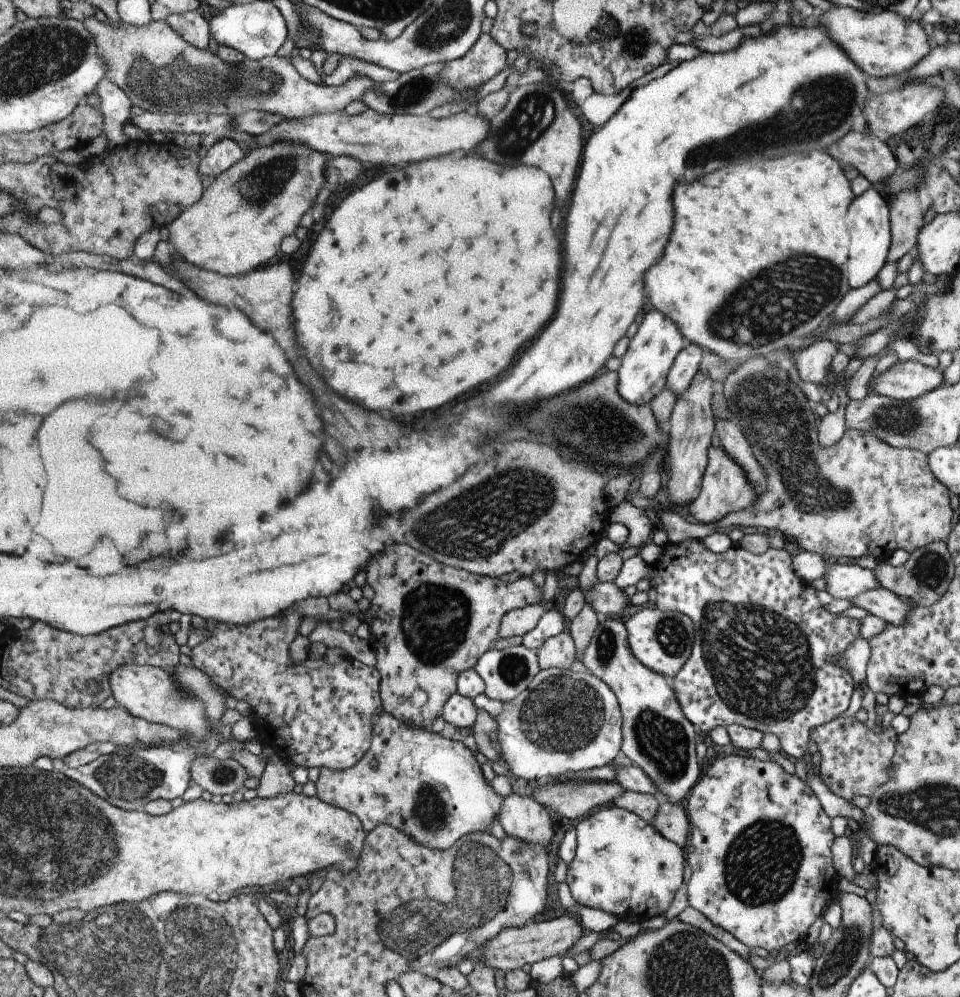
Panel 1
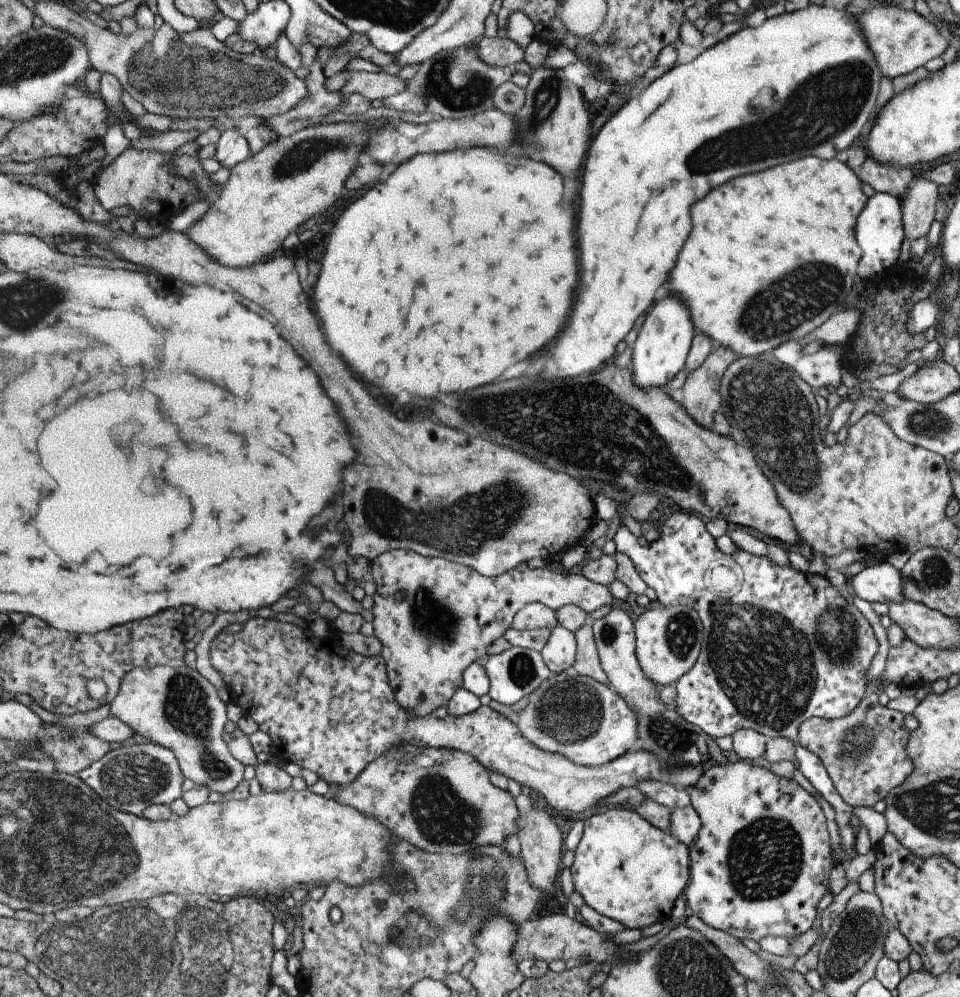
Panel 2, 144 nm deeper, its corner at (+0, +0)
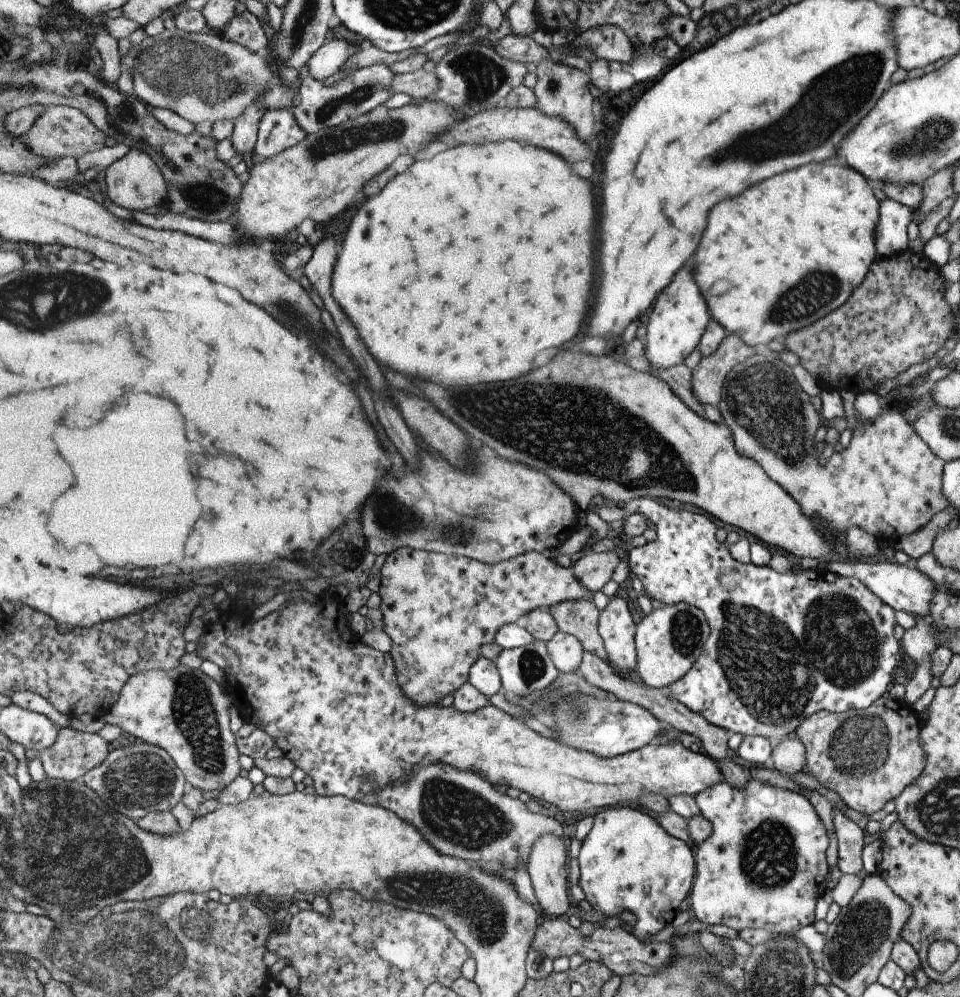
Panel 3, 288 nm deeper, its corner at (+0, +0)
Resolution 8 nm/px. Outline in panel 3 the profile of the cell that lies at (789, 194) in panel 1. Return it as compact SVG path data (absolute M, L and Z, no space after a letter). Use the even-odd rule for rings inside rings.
M805 164L797 170L777 174L769 180L763 180L761 184L747 188L737 198L723 200L719 204L715 204L715 208L709 212L703 238L695 250L695 276L693 276L693 282L705 300L709 316L725 330L727 336L737 334L737 338L745 346L755 348L755 346L767 346L773 340L785 340L787 334L801 330L809 324L815 324L823 316L831 314L835 308L839 308L843 302L847 302L847 298L851 298L851 292L855 290L855 286L859 286L859 282L863 282L867 270L871 270L871 262L875 260L873 230L875 230L875 222L877 222L877 208L879 208L879 202L875 200L865 178L847 166L835 166L835 164Z

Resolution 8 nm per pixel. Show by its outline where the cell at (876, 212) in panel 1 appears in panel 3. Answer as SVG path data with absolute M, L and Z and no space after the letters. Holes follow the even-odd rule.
M879 200L877 222L873 230L875 260L893 258L907 250L907 226L917 222L917 214L893 200Z

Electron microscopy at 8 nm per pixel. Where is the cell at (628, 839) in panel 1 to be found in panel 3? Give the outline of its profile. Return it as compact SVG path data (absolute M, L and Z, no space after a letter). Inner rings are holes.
M605 808L593 816L593 824L585 840L581 842L579 854L579 888L585 896L585 902L603 916L617 918L621 912L631 912L635 916L635 924L629 928L633 938L641 942L649 942L649 936L669 926L679 912L679 906L685 898L689 898L695 864L693 864L693 846L671 838L655 818L639 812L635 808Z

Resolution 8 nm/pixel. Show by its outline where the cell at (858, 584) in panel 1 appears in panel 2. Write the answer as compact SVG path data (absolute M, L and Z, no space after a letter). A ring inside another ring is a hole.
M887 562L869 566L853 576L851 586L861 600L869 604L901 604L903 596L903 578L899 570Z

